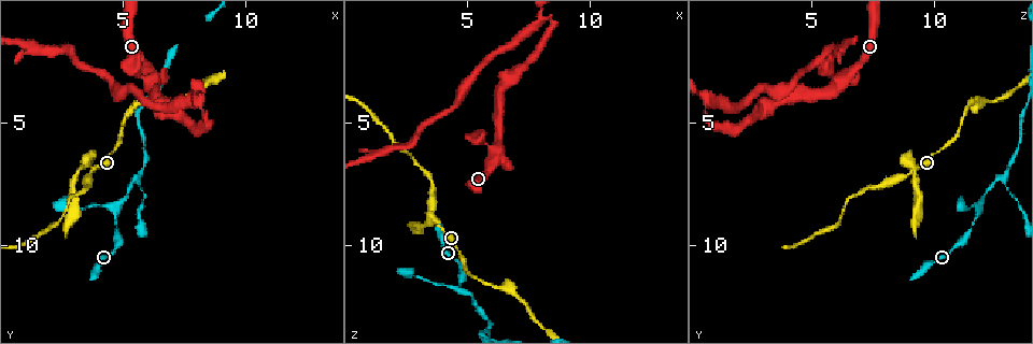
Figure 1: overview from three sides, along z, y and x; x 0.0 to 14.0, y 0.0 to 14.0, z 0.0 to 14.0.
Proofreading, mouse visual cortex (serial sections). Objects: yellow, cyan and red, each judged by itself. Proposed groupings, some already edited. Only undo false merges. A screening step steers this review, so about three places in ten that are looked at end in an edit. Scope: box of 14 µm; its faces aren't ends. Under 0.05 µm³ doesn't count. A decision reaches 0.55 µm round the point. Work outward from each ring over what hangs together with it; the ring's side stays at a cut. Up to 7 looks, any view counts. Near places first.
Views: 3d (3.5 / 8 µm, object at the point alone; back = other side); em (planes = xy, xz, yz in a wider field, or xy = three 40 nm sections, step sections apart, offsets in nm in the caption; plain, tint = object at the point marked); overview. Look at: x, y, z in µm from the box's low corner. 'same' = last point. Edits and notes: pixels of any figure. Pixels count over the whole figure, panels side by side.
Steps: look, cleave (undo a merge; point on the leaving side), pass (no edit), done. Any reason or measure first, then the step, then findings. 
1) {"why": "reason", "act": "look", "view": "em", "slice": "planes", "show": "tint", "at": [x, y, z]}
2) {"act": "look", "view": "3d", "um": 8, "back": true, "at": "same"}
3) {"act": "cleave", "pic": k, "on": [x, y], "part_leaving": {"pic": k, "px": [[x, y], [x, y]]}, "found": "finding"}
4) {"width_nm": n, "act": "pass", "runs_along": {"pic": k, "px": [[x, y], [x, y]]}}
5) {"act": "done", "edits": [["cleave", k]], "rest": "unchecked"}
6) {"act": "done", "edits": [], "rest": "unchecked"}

{"why": "narrows sharply", "act": "look", "view": "3d", "um": 3.5, "at": [4.6, 8.5, 11.9]}

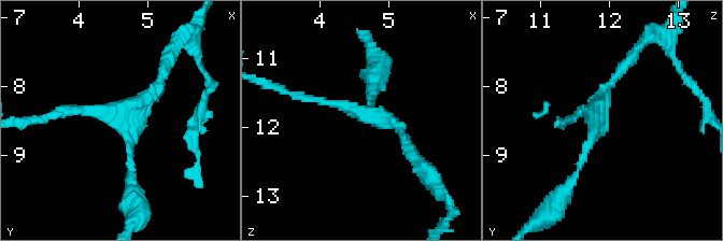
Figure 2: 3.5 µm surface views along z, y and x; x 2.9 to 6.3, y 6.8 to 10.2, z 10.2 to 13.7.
{"arms": 3, "arm_widths_nm": [100, 100, 150], "act": "look", "view": "em", "slice": "xy", "step": 1, "show": "tint", "at": [4.65, 8.55, 11.85]}

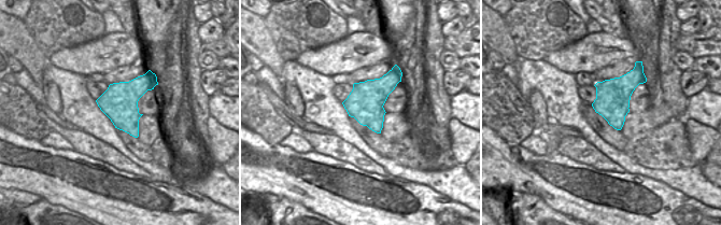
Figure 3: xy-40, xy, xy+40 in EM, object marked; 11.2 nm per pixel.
{"act": "pass", "runs_along": {"pic": 2, "px": [[566, 187], [619, 72]]}, "found": "all the same cell"}

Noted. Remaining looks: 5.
{"act": "look", "view": "em", "slice": "xy", "step": 5, "show": "tint", "at": [5.7, 7.2, 12.7]}

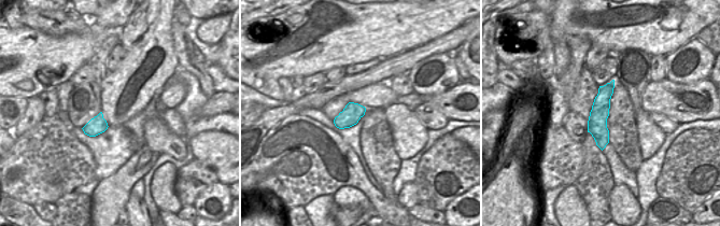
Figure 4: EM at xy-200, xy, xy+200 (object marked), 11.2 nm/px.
{"act": "look", "view": "3d", "um": 3.5, "at": "same"}

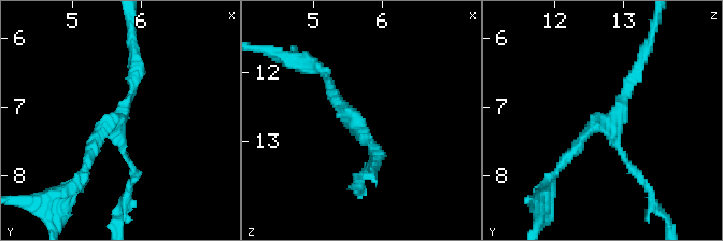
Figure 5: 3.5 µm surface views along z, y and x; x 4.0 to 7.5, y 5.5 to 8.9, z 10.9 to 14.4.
{"arms": 3, "arm_widths_nm": [100, 150, 200], "act": "pass", "runs_along": {"pic": 5, "px": [[561, 165], [619, 109], [640, 62]]}, "found": "all the same cell"}

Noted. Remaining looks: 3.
{"why": "sudden change in width", "act": "look", "view": "3d", "um": 3.5, "at": [3.6, 7.0, 9.1]}

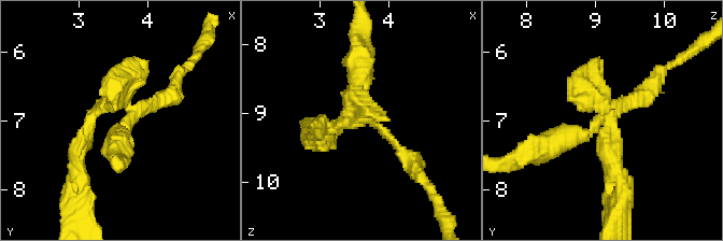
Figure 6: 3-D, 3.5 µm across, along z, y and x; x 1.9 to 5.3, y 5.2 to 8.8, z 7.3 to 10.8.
{"act": "look", "view": "em", "slice": "planes", "show": "tint", "at": [3.65, 7.00, 9.05]}

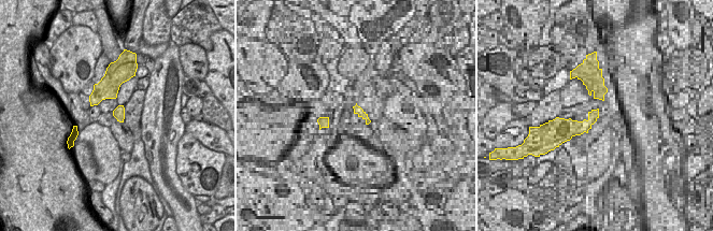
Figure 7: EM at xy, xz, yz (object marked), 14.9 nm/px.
{"act": "cleave", "pic": 6, "on": [591, 80], "part_leaving": {"pic": 6, "px": [[605, 109], [615, 169]]}, "found": "two cells meet here"}

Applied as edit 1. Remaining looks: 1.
{"act": "done", "edits": [["cleave", 6]], "rest": "unchecked"}

